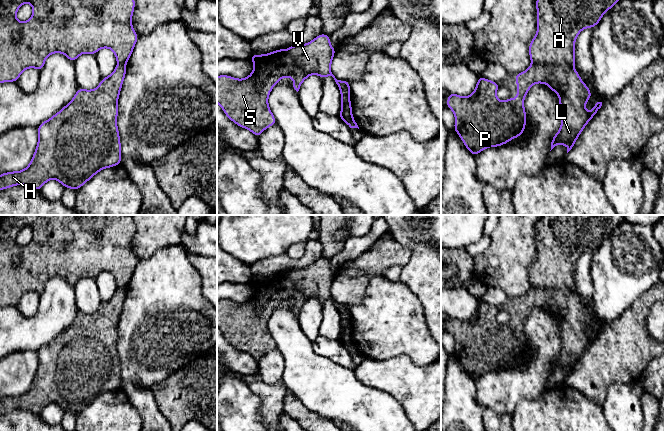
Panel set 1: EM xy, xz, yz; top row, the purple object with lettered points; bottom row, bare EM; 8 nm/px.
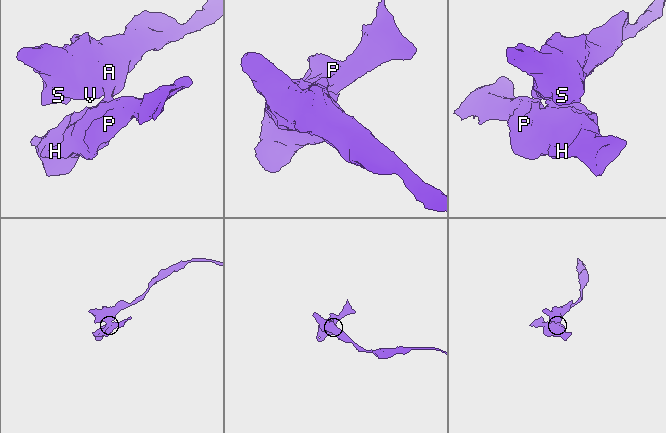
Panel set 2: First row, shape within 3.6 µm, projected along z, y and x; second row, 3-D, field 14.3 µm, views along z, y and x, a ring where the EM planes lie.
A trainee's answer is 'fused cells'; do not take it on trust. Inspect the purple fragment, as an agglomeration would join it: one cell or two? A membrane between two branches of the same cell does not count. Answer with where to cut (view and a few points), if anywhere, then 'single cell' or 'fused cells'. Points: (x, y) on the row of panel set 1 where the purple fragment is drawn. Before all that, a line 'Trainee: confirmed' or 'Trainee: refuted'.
Trainee: confirmed
yz (532, 62), (540, 64), (569, 64), (573, 66) | fused cells

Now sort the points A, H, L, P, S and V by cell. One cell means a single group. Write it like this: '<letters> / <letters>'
A S V / H L P

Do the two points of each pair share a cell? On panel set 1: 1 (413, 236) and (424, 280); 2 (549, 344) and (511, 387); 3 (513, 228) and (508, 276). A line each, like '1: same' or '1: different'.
1: same
2: same
3: same

